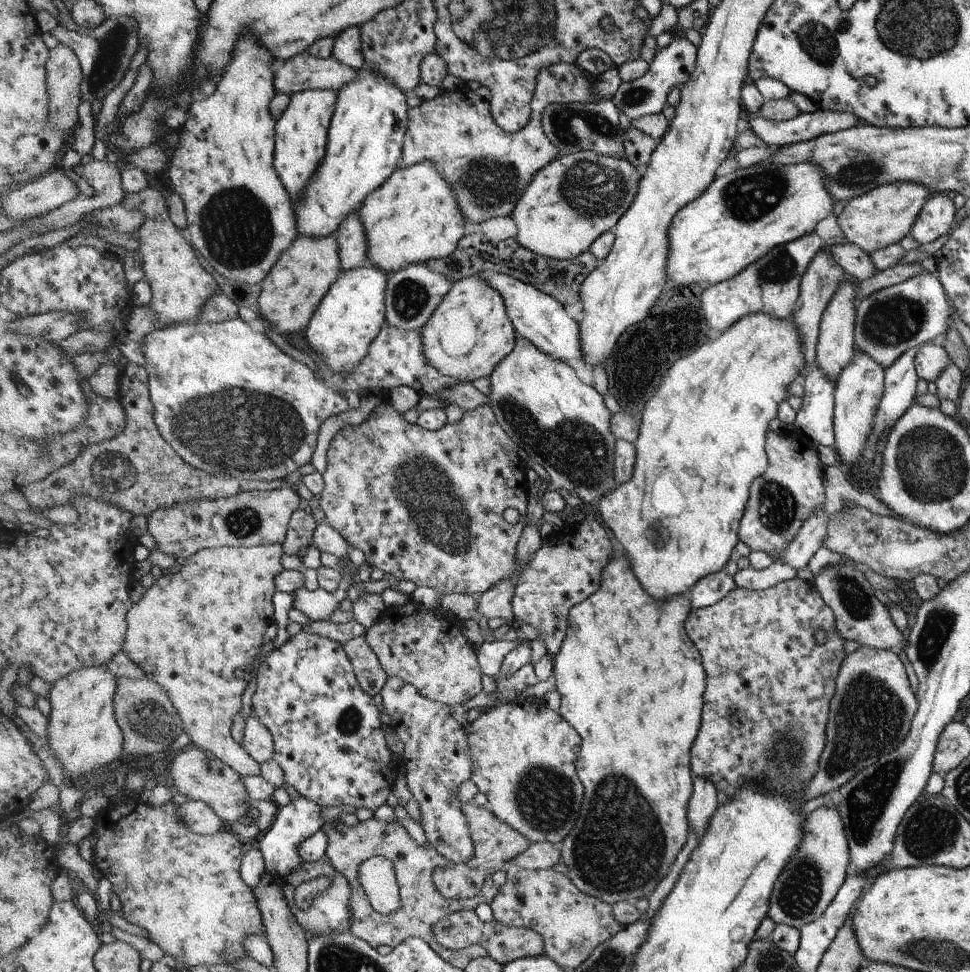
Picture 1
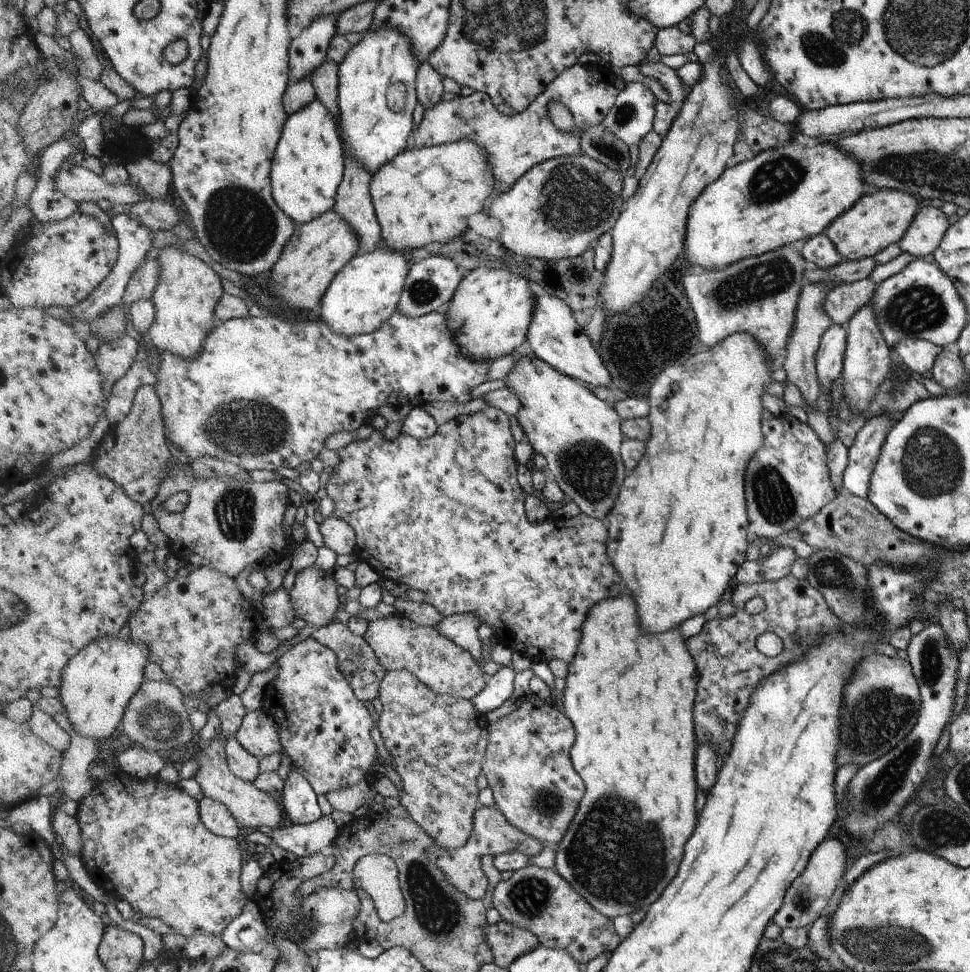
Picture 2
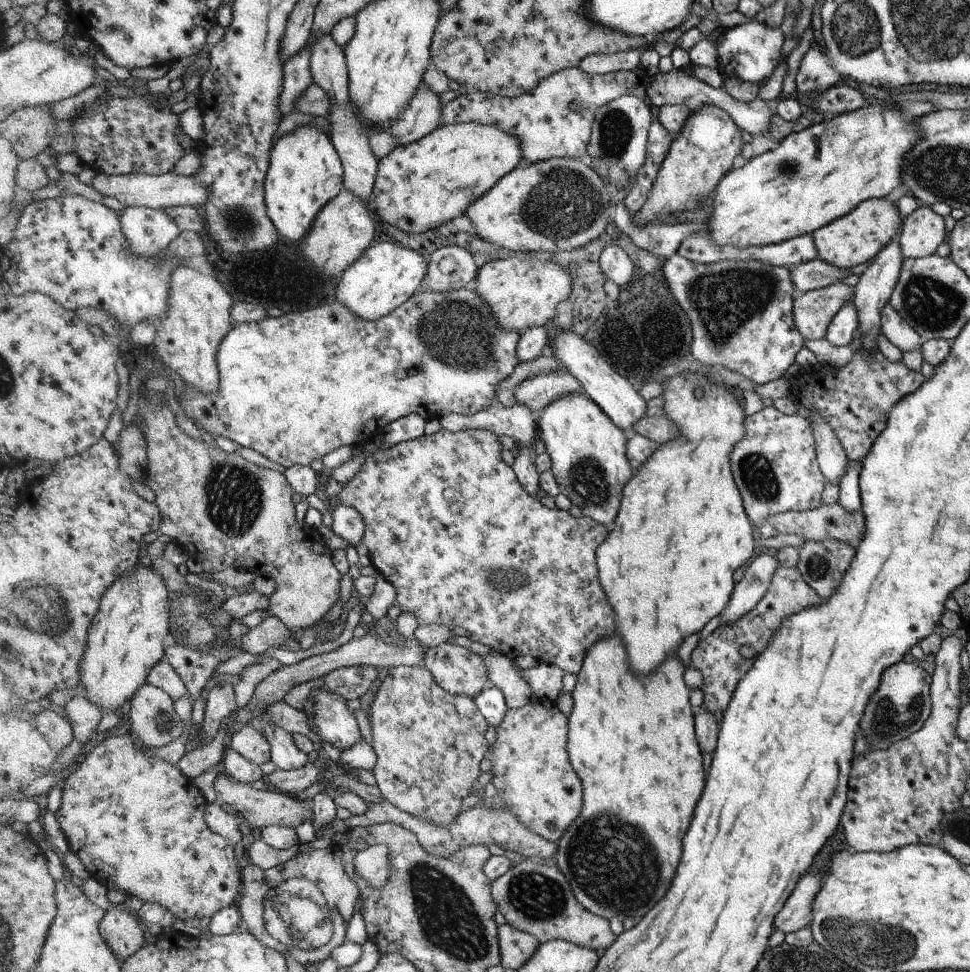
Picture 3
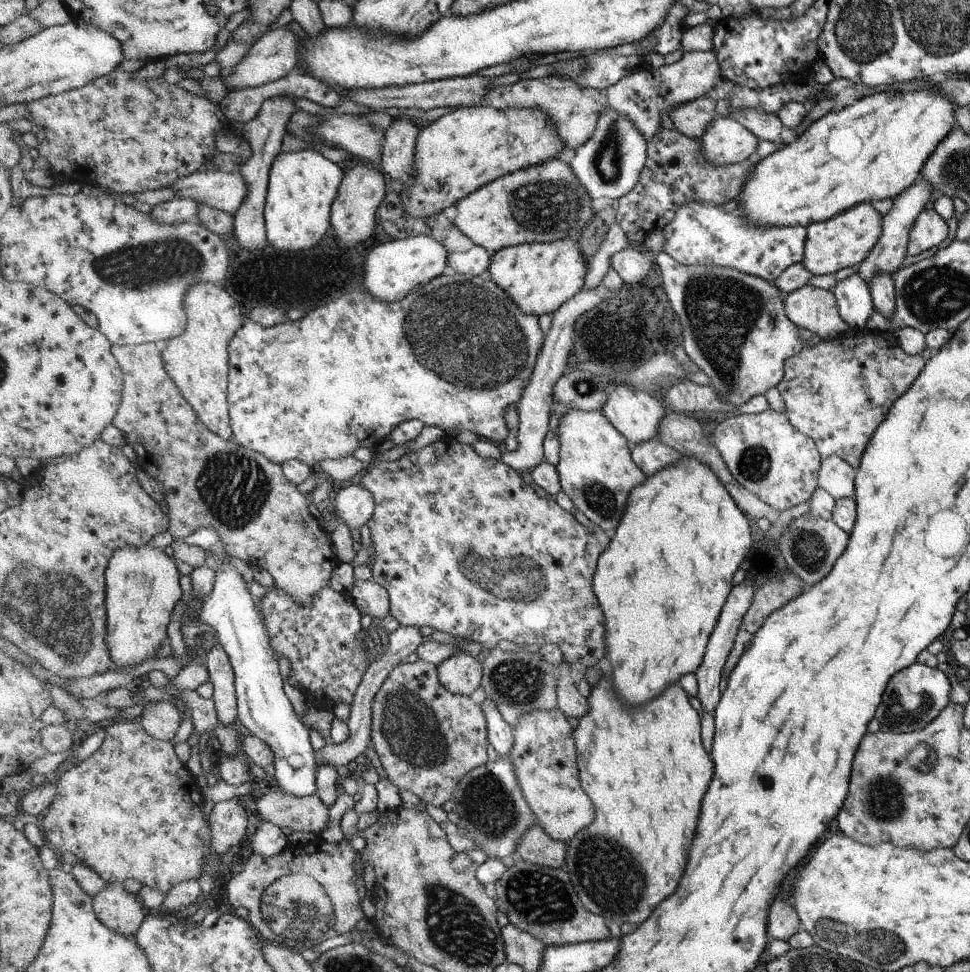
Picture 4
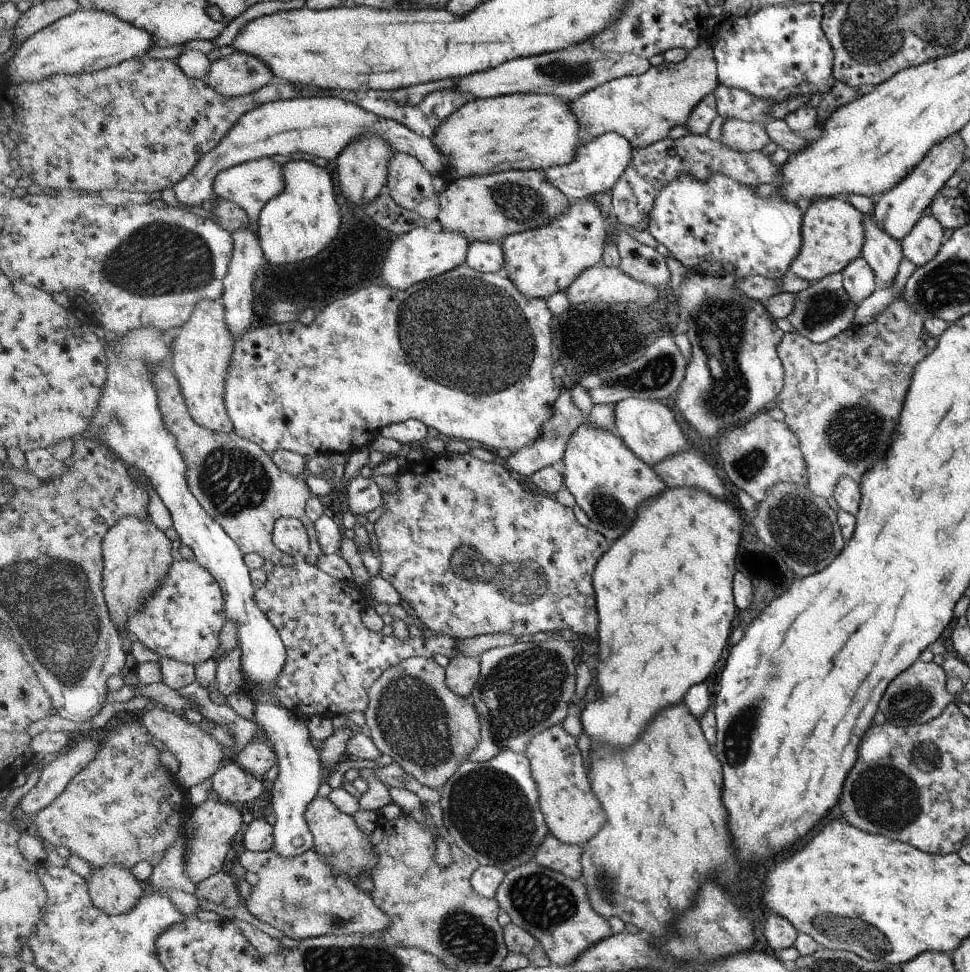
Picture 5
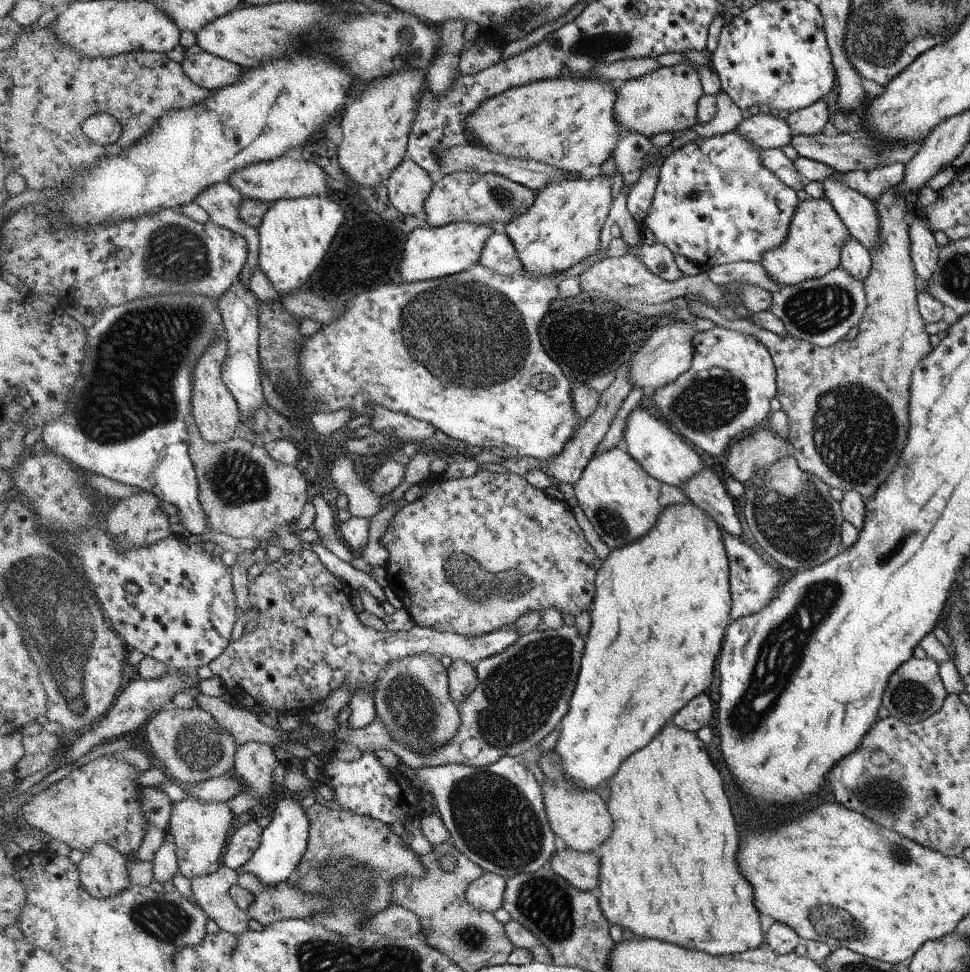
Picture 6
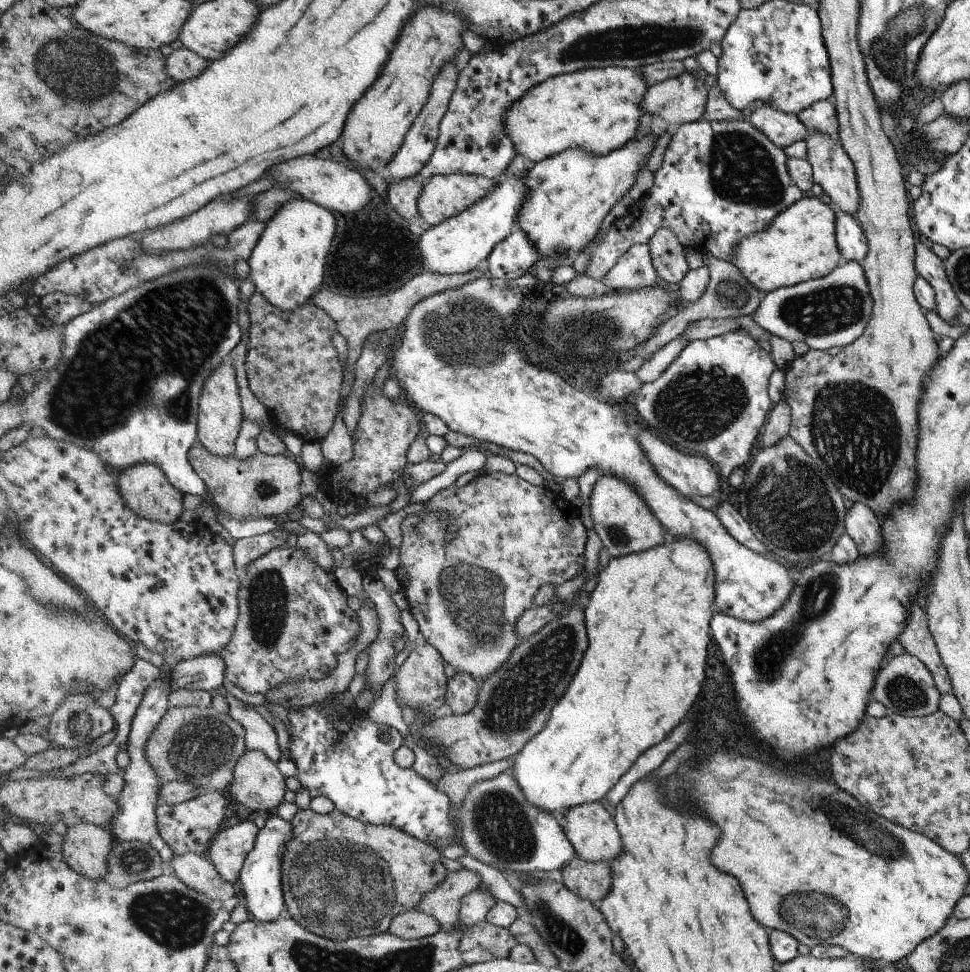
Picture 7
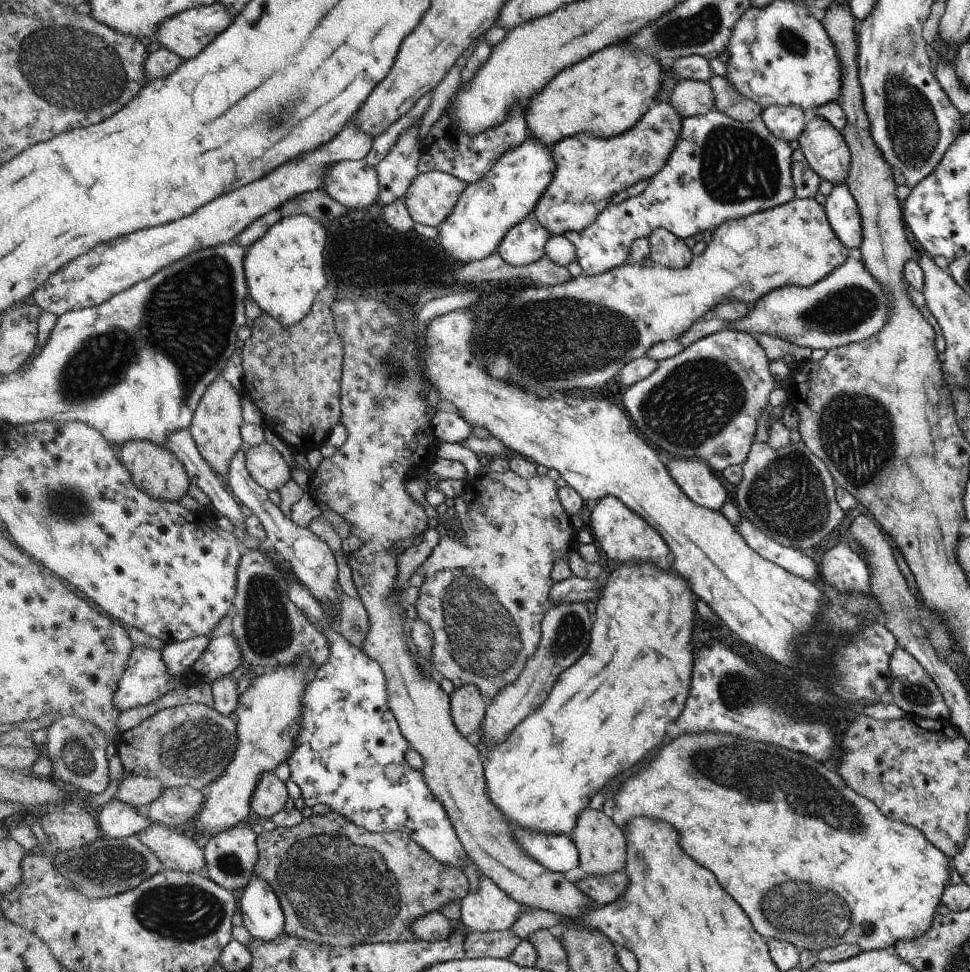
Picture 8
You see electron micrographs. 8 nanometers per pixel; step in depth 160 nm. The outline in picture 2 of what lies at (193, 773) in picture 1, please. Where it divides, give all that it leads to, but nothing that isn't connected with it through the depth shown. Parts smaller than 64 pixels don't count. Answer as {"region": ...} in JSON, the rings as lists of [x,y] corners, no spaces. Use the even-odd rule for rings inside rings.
{"region":[[[220,734],[210,741],[211,745],[204,750],[204,754],[198,756],[202,768],[196,776],[196,780],[201,785],[205,797],[211,797],[226,804],[230,808],[232,817],[242,829],[274,829],[285,824],[285,813],[280,800],[268,795],[265,791],[258,790],[253,782],[242,780],[233,774],[226,751],[228,739],[226,734]]]}

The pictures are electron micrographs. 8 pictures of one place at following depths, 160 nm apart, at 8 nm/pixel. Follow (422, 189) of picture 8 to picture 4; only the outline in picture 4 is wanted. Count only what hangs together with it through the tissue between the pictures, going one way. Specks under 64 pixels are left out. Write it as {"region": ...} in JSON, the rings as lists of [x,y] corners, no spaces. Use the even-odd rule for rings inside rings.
{"region":[[[559,158],[518,170],[480,186],[474,193],[460,198],[450,214],[453,225],[474,245],[485,247],[492,253],[506,246],[546,243],[577,236],[590,220],[594,220],[590,194],[578,182],[572,168]]]}

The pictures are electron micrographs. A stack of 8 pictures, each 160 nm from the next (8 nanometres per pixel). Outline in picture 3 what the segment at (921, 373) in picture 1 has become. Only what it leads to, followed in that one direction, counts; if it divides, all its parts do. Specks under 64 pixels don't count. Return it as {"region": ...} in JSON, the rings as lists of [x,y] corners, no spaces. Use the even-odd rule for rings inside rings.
{"region":[[[890,301],[886,304],[885,309],[882,310],[880,330],[899,354],[921,349],[922,341],[920,336],[894,310],[894,306],[890,304]]]}

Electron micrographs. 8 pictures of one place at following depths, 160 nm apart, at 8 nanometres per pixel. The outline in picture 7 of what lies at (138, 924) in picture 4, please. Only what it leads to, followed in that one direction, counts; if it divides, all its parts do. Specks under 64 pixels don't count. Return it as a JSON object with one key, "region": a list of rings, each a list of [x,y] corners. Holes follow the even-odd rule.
{"region":[[[86,823],[68,828],[64,854],[71,867],[87,879],[104,881],[111,872],[110,855],[117,841],[110,828]]]}

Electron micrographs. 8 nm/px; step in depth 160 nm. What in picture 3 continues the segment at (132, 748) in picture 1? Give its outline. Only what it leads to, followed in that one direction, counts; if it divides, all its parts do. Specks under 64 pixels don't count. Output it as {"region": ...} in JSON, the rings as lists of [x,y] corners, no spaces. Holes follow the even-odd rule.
{"region":[[[147,683],[136,694],[136,697],[127,707],[127,714],[132,726],[132,733],[146,742],[148,746],[169,746],[174,740],[182,738],[186,732],[186,724],[176,710],[175,699],[166,690],[150,683]]]}

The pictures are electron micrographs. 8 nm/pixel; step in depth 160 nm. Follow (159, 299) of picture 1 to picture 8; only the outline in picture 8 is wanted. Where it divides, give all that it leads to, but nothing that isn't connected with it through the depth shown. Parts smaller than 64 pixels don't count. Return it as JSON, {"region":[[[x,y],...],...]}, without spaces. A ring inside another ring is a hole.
{"region":[[[220,376],[210,385],[191,426],[193,437],[196,439],[204,458],[210,462],[218,474],[227,478],[237,450],[245,446],[242,428],[246,422],[243,418],[242,397],[243,394],[236,391],[228,380]]]}

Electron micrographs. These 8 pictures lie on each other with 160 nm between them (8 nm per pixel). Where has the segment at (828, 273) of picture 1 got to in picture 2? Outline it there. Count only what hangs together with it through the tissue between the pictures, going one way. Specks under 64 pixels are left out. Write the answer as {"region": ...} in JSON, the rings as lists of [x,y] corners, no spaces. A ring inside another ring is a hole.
{"region":[[[834,281],[807,282],[802,290],[801,302],[797,310],[797,324],[793,326],[793,334],[789,338],[786,348],[786,359],[783,368],[786,370],[787,380],[798,386],[804,400],[808,404],[816,402],[822,388],[816,374],[815,356],[822,335],[833,325],[832,319],[825,313],[824,303],[828,293],[836,286]]]}

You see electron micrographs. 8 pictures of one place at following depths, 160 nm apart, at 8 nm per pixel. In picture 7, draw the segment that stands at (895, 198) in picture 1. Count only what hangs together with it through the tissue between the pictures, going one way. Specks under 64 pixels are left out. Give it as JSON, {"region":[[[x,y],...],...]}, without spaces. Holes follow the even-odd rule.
{"region":[[[803,196],[783,211],[768,229],[744,238],[730,262],[762,294],[825,277],[843,261],[837,245],[836,224],[837,215],[832,206],[824,204],[818,197]]]}

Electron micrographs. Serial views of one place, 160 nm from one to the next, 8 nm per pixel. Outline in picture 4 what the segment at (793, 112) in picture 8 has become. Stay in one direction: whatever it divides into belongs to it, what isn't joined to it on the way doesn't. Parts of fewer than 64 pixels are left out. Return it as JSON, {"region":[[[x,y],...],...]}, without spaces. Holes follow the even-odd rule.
{"region":[[[716,115],[714,120],[708,124],[708,128],[700,140],[702,156],[712,162],[712,164],[737,164],[738,162],[748,162],[748,158],[757,152],[758,136],[752,134],[744,124],[736,122],[732,118]]]}

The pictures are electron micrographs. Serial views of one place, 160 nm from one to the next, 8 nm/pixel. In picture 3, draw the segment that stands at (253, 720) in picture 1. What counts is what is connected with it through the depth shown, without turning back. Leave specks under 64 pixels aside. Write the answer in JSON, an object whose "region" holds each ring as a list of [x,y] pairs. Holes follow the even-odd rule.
{"region":[[[244,725],[227,740],[227,748],[233,749],[246,760],[262,766],[266,760],[270,760],[270,743],[265,734],[252,726]]]}

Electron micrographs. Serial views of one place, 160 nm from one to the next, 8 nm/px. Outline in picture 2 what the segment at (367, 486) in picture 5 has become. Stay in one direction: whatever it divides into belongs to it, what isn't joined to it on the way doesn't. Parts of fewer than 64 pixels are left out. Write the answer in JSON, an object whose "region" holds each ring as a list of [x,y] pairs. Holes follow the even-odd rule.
{"region":[[[330,516],[320,525],[320,533],[324,537],[324,545],[336,555],[350,555],[355,551],[356,532],[342,518]]]}

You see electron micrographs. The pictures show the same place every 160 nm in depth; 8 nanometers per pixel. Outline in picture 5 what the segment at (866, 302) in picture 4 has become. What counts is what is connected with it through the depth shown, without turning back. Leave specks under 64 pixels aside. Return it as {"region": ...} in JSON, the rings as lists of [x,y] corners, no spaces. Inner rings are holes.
{"region":[[[861,256],[855,259],[842,275],[845,280],[845,292],[854,305],[861,304],[879,288],[873,268]]]}

